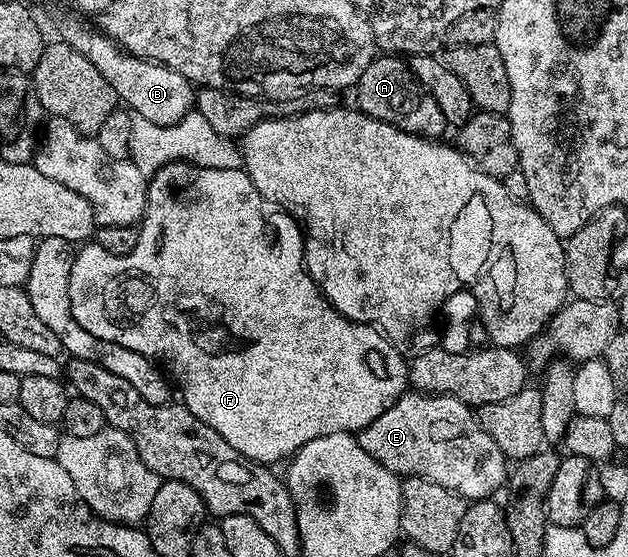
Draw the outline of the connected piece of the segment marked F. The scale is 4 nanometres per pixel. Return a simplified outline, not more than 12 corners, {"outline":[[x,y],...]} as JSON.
{"outline":[[167,164],[70,312],[251,462],[366,429],[409,363],[247,172]]}

